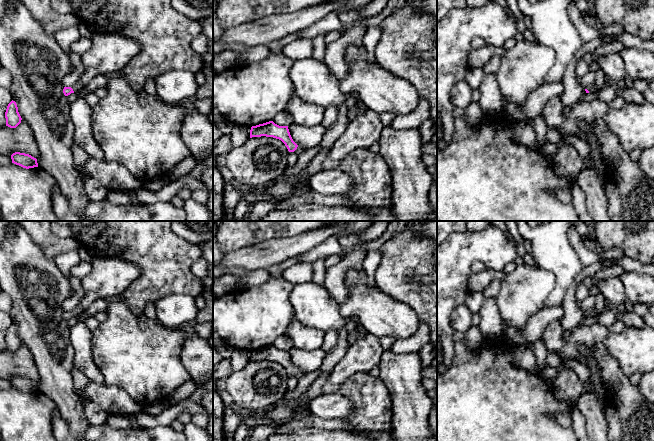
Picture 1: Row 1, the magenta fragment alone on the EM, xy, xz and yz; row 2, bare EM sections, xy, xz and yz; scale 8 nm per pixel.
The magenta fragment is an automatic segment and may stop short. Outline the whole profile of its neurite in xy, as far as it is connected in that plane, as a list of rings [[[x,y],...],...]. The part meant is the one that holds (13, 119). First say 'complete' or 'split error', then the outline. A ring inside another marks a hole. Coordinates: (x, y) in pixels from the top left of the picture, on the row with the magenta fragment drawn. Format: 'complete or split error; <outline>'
complete; [[[11,101],[5,112],[6,126],[16,128],[21,123],[21,116],[18,112],[18,107],[15,101]]]

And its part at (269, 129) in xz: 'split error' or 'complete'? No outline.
split error

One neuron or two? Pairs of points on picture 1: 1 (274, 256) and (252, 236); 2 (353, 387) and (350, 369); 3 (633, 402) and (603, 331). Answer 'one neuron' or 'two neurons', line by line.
1: two neurons
2: two neurons
3: one neuron

